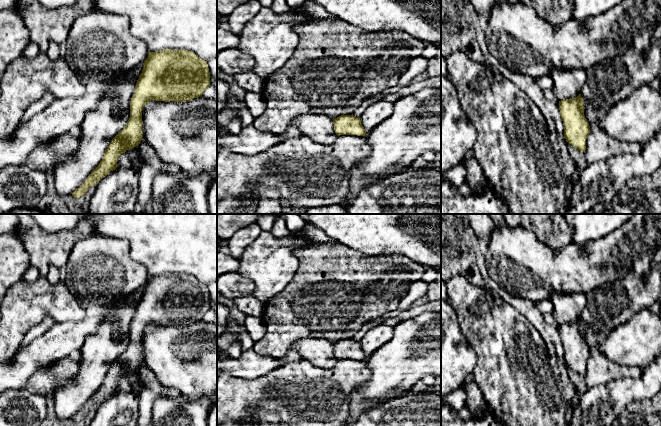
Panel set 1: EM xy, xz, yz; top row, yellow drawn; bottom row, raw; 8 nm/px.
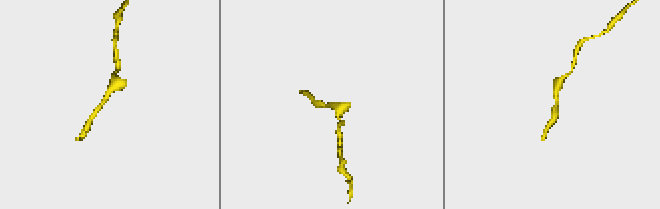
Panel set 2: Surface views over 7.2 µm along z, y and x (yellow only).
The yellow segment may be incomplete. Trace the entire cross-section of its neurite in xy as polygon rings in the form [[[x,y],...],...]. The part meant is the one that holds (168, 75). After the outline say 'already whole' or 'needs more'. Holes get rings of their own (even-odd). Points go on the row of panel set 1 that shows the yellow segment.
[[[164,49],[150,52],[143,63],[130,101],[130,118],[112,139],[99,165],[76,189],[72,196],[80,198],[91,186],[115,170],[118,158],[143,140],[142,110],[146,103],[156,101],[186,102],[201,97],[211,85],[207,61],[188,50]]]; already whole

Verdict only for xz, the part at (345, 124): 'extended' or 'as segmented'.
as segmented

